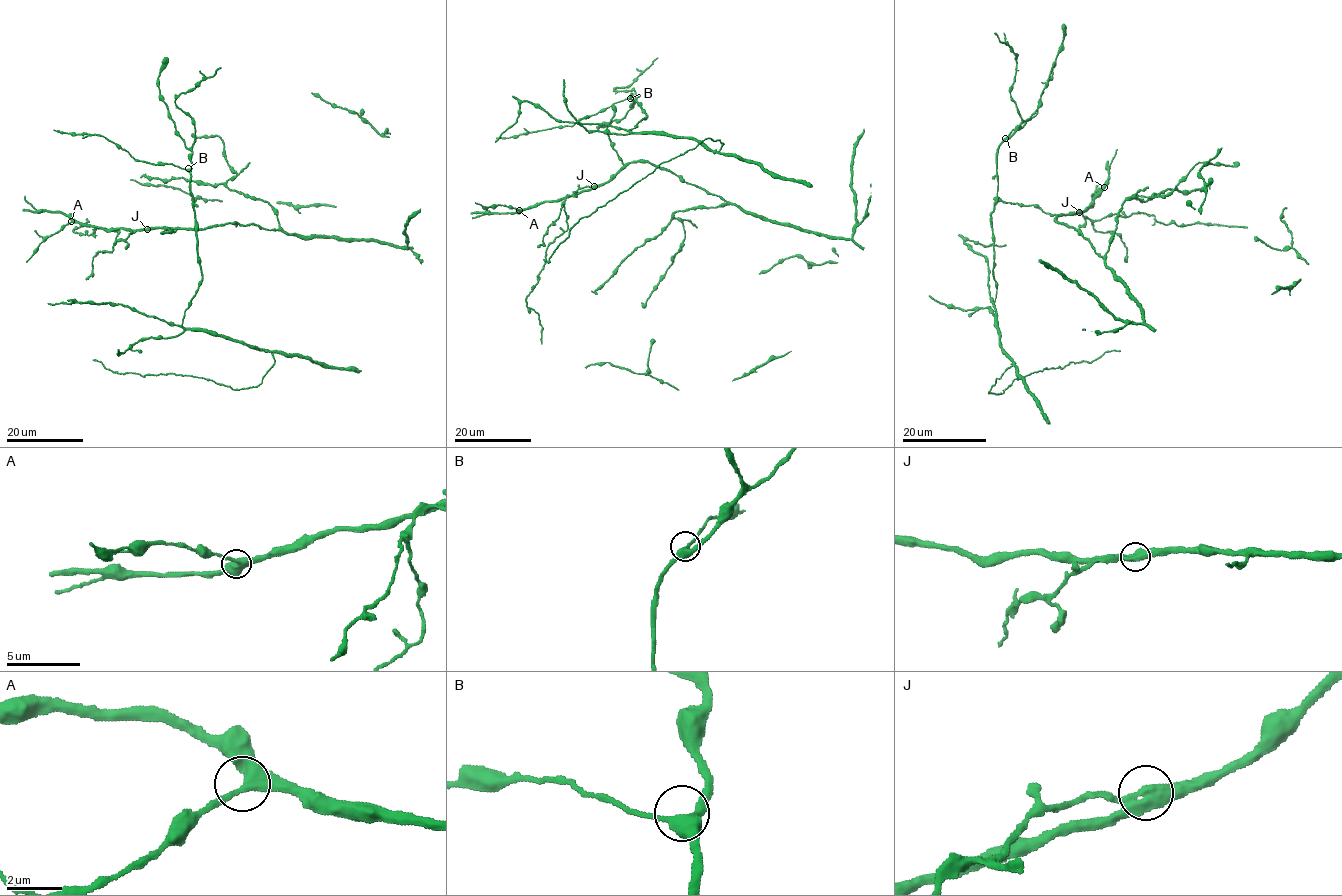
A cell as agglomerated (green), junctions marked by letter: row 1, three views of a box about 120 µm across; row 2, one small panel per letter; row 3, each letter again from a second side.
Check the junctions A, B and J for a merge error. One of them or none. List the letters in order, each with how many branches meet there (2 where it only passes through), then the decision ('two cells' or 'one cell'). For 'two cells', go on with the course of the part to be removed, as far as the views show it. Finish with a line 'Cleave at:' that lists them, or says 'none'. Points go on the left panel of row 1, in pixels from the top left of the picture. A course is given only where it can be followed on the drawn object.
A: 3 branches meet; one cell
B: 3 branches meet; one cell
J: 3 branches meet; two cells; foreign part runs (146, 229), (133, 232), (115, 242), (118, 229), (95, 228), (89, 235), (73, 232), (88, 221), (87, 219)
Cleave at: J

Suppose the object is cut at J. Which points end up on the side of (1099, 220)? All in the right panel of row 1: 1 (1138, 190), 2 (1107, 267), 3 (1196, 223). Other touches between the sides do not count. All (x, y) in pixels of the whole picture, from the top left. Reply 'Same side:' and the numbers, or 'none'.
Same side: 3

